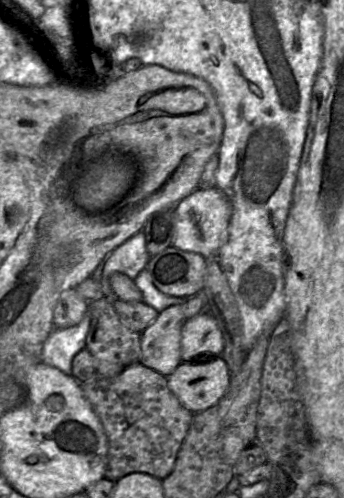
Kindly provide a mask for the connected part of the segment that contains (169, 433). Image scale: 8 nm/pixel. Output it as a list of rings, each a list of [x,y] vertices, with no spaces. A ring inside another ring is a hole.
[[[137,362],[114,377],[98,377],[80,384],[108,439],[105,478],[116,482],[135,472],[161,480],[167,477],[194,415],[170,391],[167,377]]]

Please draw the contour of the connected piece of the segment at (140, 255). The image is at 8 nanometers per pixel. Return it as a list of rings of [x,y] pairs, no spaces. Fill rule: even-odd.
[[[140,231],[115,248],[104,259],[104,268],[100,281],[102,293],[106,297],[114,299],[109,284],[110,276],[119,272],[134,280],[146,268],[150,258],[146,250],[145,235]]]

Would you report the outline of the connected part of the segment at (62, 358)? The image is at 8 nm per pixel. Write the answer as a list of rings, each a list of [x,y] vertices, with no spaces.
[[[87,311],[77,325],[54,328],[42,345],[41,361],[71,375],[73,357],[85,348],[90,320]]]

